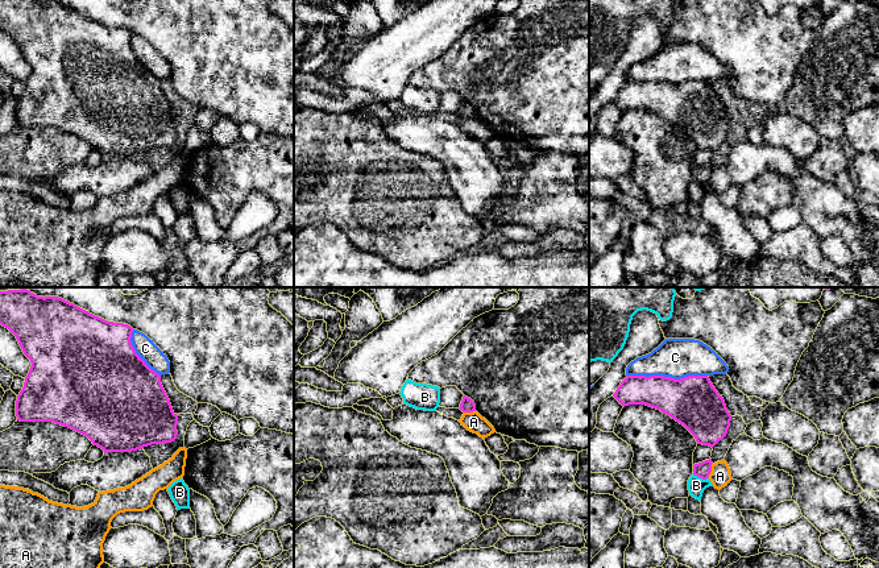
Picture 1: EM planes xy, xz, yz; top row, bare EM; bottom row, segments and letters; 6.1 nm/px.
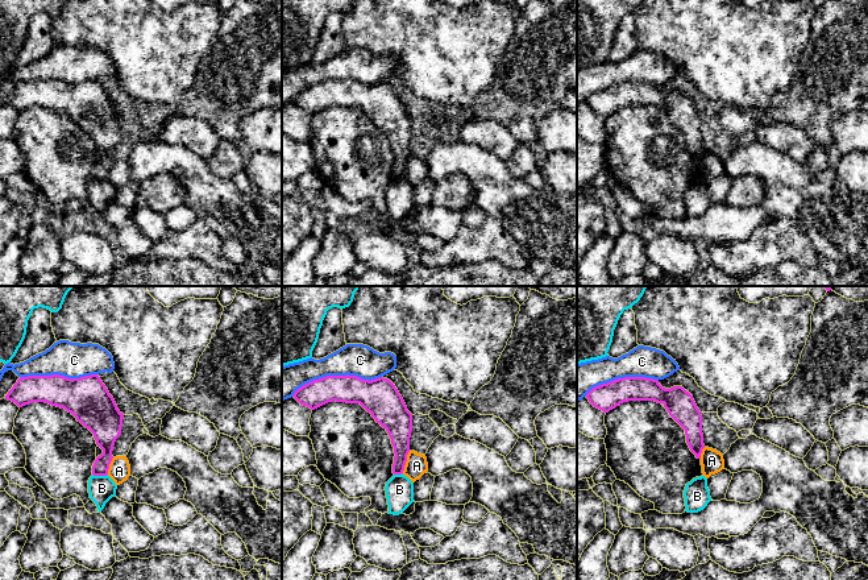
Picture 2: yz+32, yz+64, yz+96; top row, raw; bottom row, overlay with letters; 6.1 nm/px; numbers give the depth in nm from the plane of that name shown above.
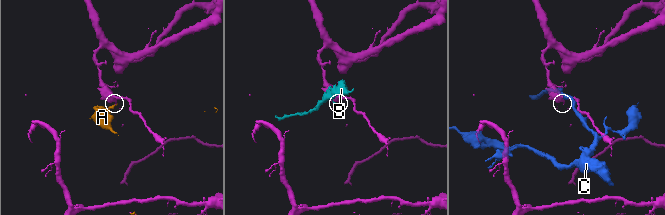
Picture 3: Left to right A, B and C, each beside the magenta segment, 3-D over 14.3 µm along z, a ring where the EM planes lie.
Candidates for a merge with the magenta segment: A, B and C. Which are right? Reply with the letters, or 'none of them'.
none of them

